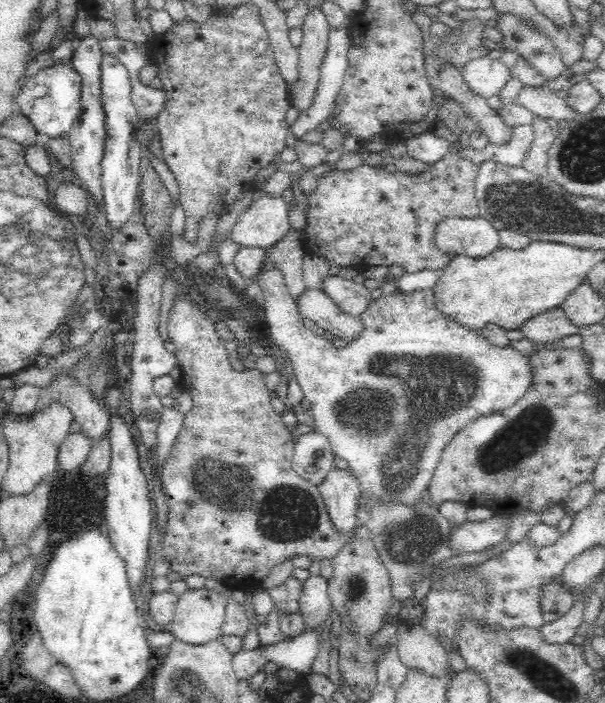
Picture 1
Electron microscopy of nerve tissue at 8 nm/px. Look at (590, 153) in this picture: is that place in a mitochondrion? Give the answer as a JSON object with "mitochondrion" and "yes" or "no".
{"mitochondrion":"yes"}

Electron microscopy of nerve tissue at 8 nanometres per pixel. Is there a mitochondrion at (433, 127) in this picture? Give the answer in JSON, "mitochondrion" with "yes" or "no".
{"mitochondrion":"no"}

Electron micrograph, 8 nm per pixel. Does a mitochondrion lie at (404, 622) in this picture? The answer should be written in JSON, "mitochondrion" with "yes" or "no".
{"mitochondrion":"no"}

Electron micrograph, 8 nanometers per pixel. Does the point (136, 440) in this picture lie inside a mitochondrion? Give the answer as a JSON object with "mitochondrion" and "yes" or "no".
{"mitochondrion":"no"}

